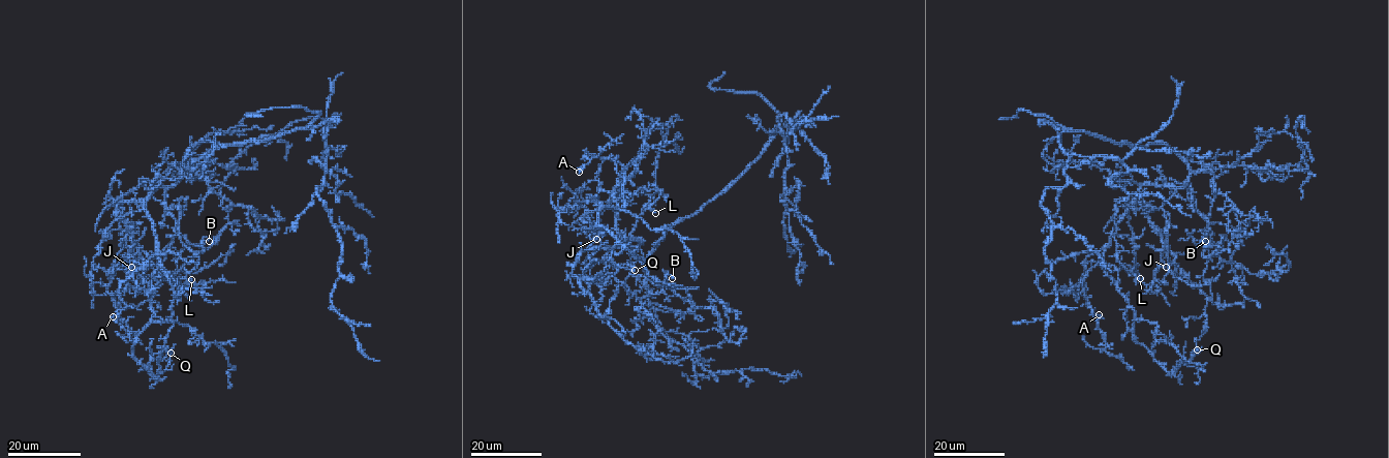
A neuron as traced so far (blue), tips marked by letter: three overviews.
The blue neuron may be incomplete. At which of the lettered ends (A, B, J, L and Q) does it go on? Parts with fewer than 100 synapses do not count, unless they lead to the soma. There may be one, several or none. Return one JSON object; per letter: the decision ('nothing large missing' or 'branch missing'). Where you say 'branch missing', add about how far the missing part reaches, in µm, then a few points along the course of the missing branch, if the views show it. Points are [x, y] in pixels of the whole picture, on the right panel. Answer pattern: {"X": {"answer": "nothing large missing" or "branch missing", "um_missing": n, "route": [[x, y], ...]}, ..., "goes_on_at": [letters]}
{"A": {"answer": "nothing large missing"}, "B": {"answer": "nothing large missing"}, "J": {"answer": "nothing large missing"}, "L": {"answer": "nothing large missing"}, "Q": {"answer": "nothing large missing"}, "goes_on_at": []}

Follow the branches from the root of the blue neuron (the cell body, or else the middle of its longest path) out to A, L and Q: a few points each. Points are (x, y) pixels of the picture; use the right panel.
A: (1147, 146), (1167, 144), (1189, 180), (1143, 184), (1110, 241), (1086, 257), (1085, 305), (1099, 314)
L: (1147, 146), (1167, 144), (1186, 165), (1189, 180), (1159, 209), (1116, 202), (1117, 261), (1140, 278)
Q: (1147, 146), (1167, 144), (1189, 180), (1140, 188), (1103, 268), (1135, 312), (1134, 338), (1168, 372), (1197, 349)

